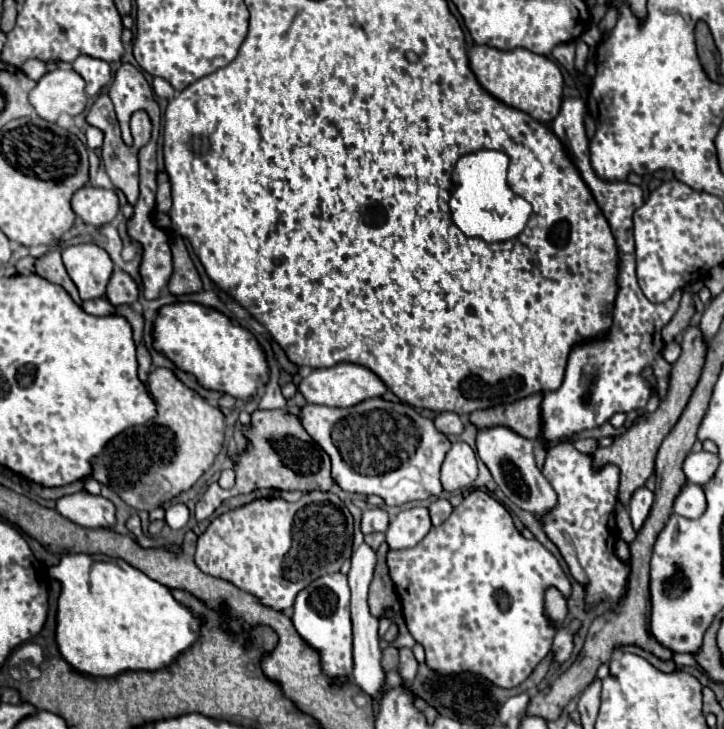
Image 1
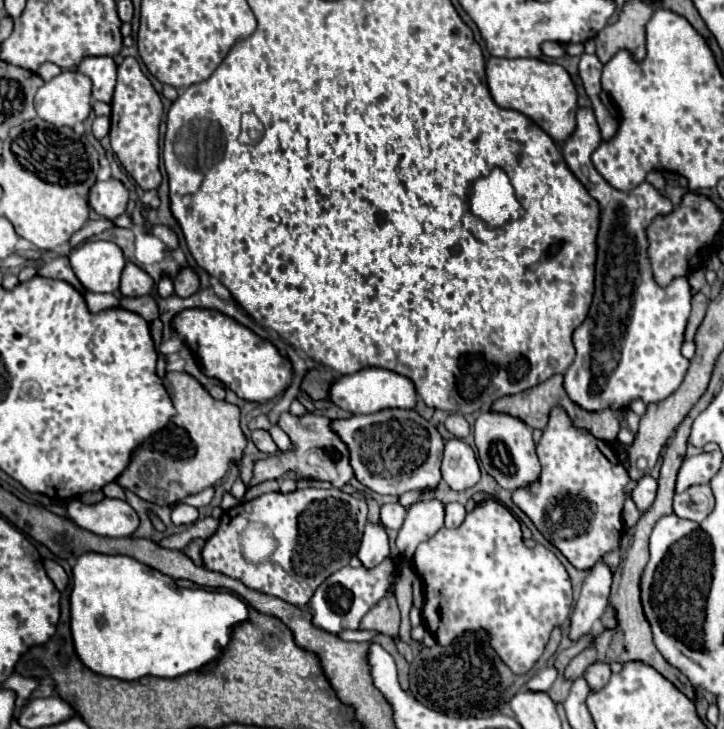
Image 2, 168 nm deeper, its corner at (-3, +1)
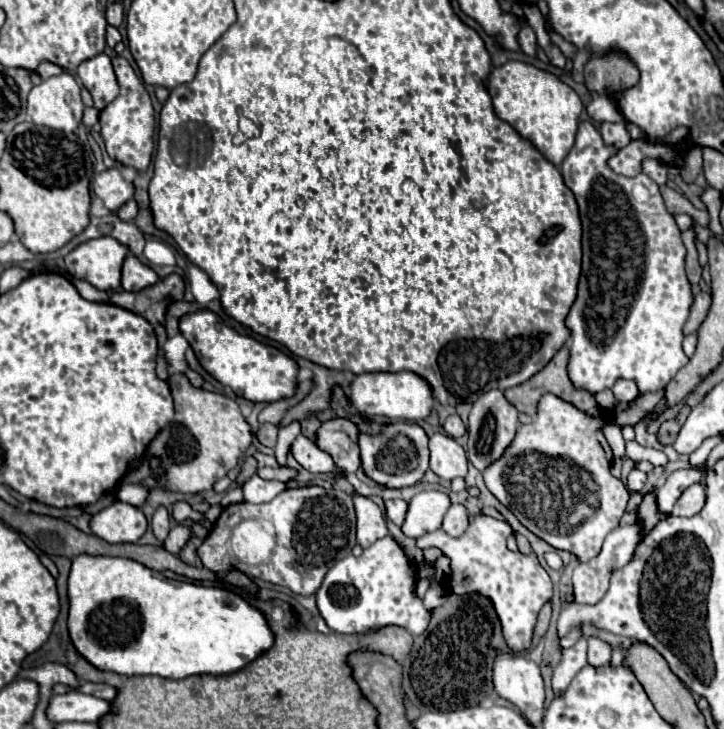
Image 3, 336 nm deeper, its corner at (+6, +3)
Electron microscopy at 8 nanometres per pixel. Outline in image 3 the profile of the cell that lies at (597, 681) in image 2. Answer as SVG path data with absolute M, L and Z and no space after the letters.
M589 638L589 664L593 668L605 666L611 660L611 648L609 644L597 640L597 638Z

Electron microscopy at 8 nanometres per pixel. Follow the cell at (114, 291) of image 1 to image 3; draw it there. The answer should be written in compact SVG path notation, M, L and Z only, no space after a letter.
M129 254L123 262L123 274L121 274L121 286L127 292L137 292L147 286L153 286L159 280L159 276L145 264L141 264L133 254Z

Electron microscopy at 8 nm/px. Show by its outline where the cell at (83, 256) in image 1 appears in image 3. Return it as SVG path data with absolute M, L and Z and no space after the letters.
M101 236L71 250L65 256L65 268L73 278L85 280L97 290L115 292L121 288L121 264L125 256L125 246L115 238Z

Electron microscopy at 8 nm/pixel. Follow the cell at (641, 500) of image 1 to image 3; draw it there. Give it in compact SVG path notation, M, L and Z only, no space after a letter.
M633 468L629 472L629 478L627 478L627 486L631 492L641 492L643 486L645 486L645 480L647 480L647 474L641 472L639 468Z

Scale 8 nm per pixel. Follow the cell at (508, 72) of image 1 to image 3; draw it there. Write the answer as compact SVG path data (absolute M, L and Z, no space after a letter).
M515 60L493 68L487 88L497 116L509 122L523 138L529 138L547 160L559 166L575 142L579 114L583 108L577 92L555 74Z

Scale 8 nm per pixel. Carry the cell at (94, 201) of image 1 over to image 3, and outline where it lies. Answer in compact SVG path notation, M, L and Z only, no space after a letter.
M109 168L101 174L97 174L93 178L91 188L93 188L95 196L99 200L103 200L105 208L111 210L111 212L121 208L133 196L133 186L121 178L117 168Z

